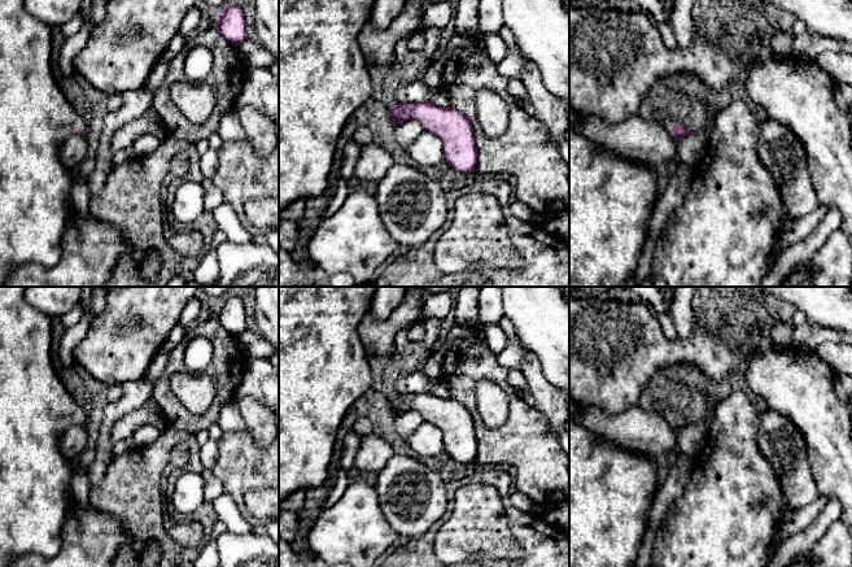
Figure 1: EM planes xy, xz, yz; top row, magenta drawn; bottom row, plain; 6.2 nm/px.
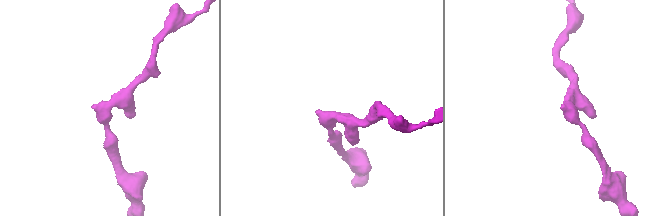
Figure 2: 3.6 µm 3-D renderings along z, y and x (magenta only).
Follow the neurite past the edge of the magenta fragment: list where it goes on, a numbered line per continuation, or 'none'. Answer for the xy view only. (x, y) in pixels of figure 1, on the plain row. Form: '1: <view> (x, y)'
1: xy (35, 408)

